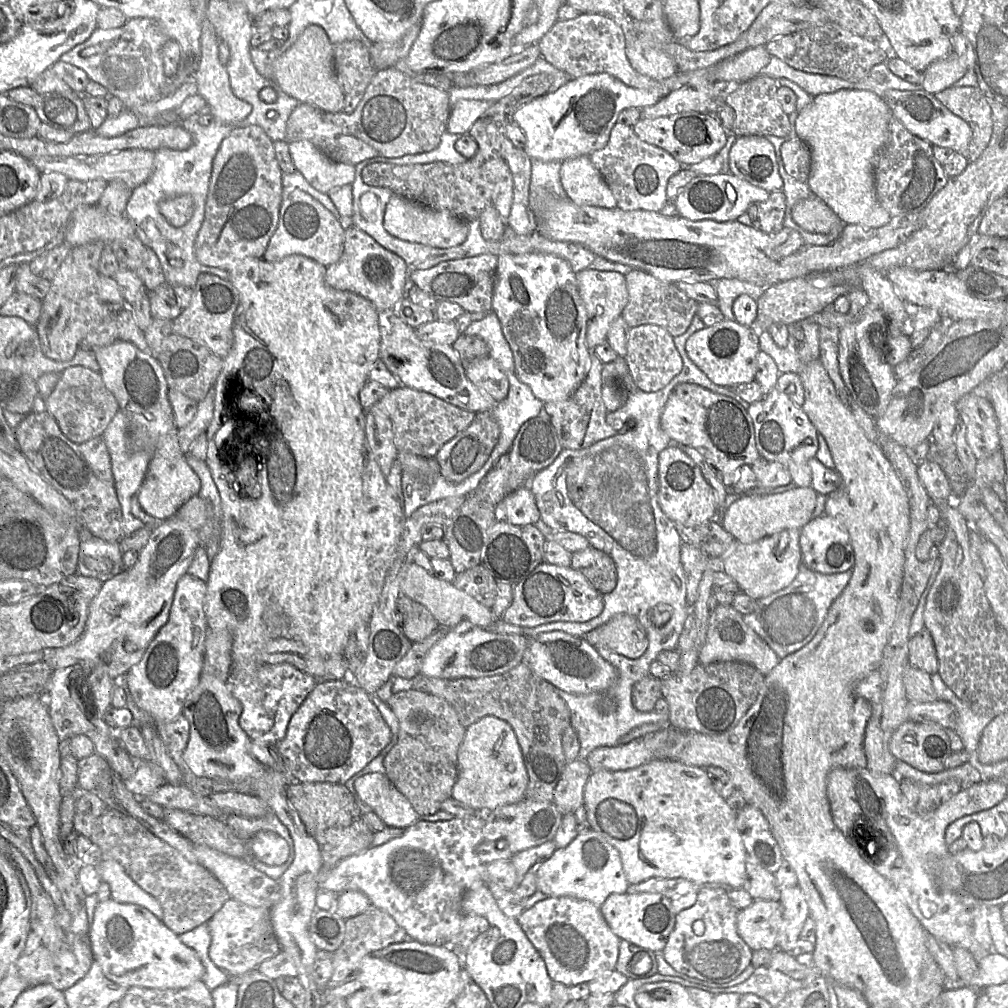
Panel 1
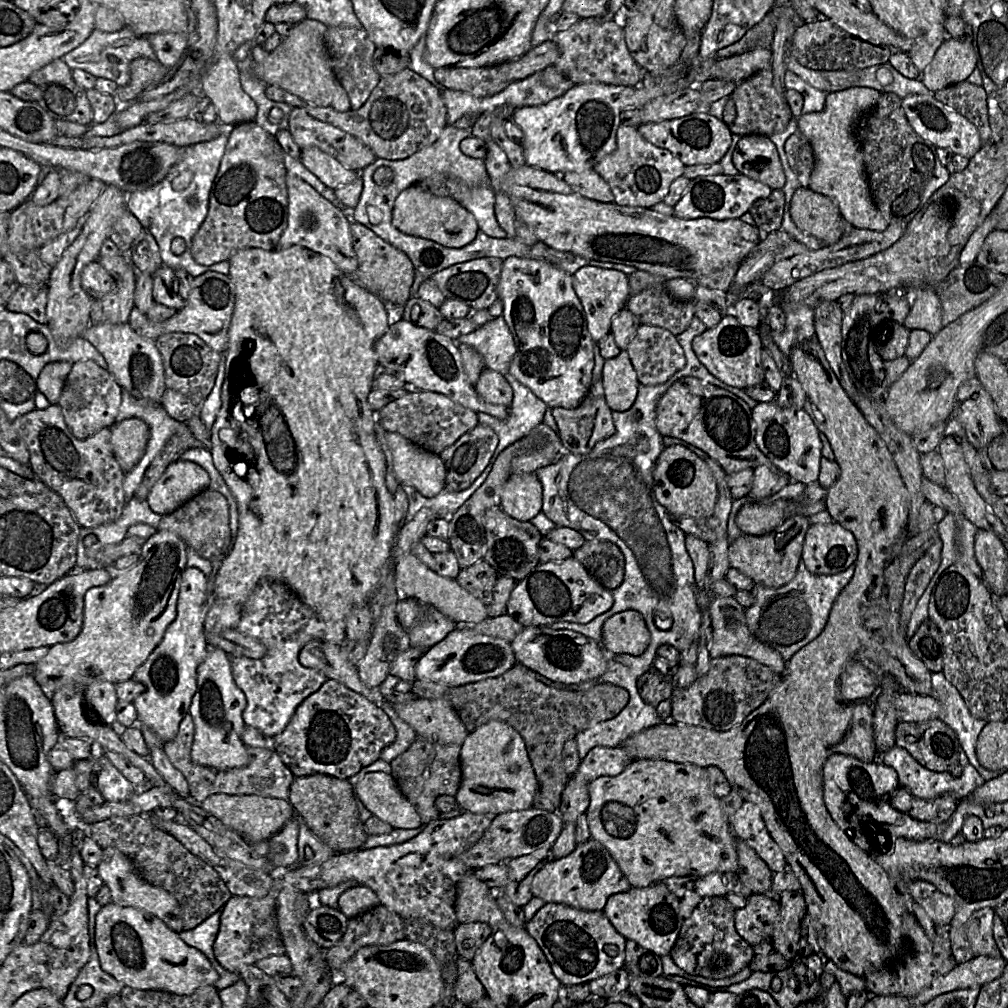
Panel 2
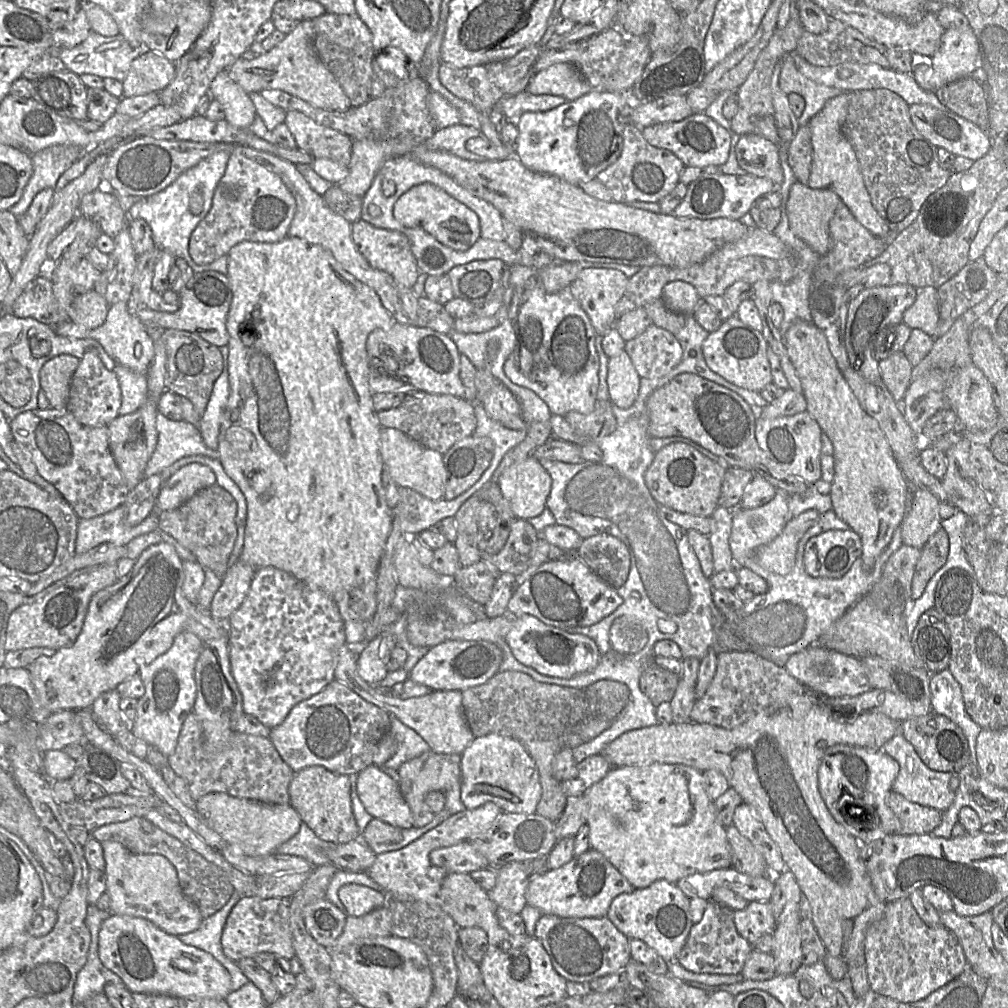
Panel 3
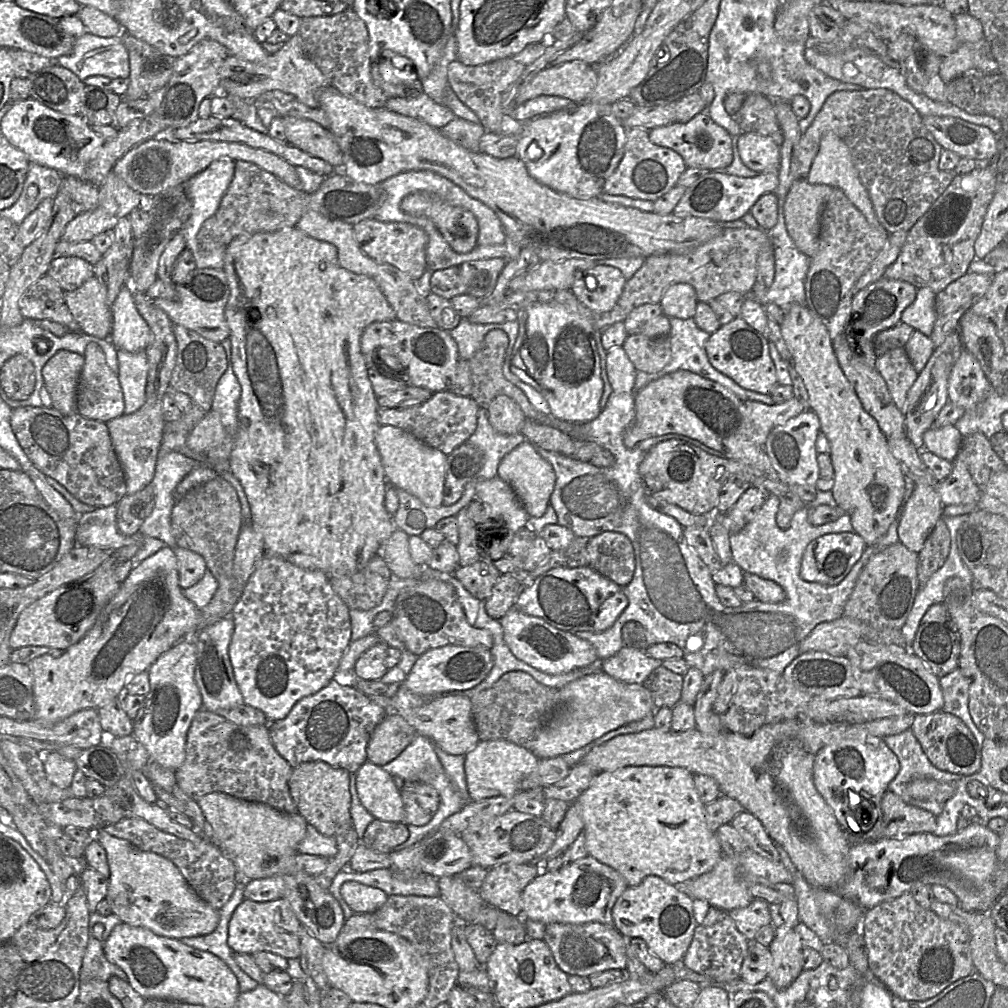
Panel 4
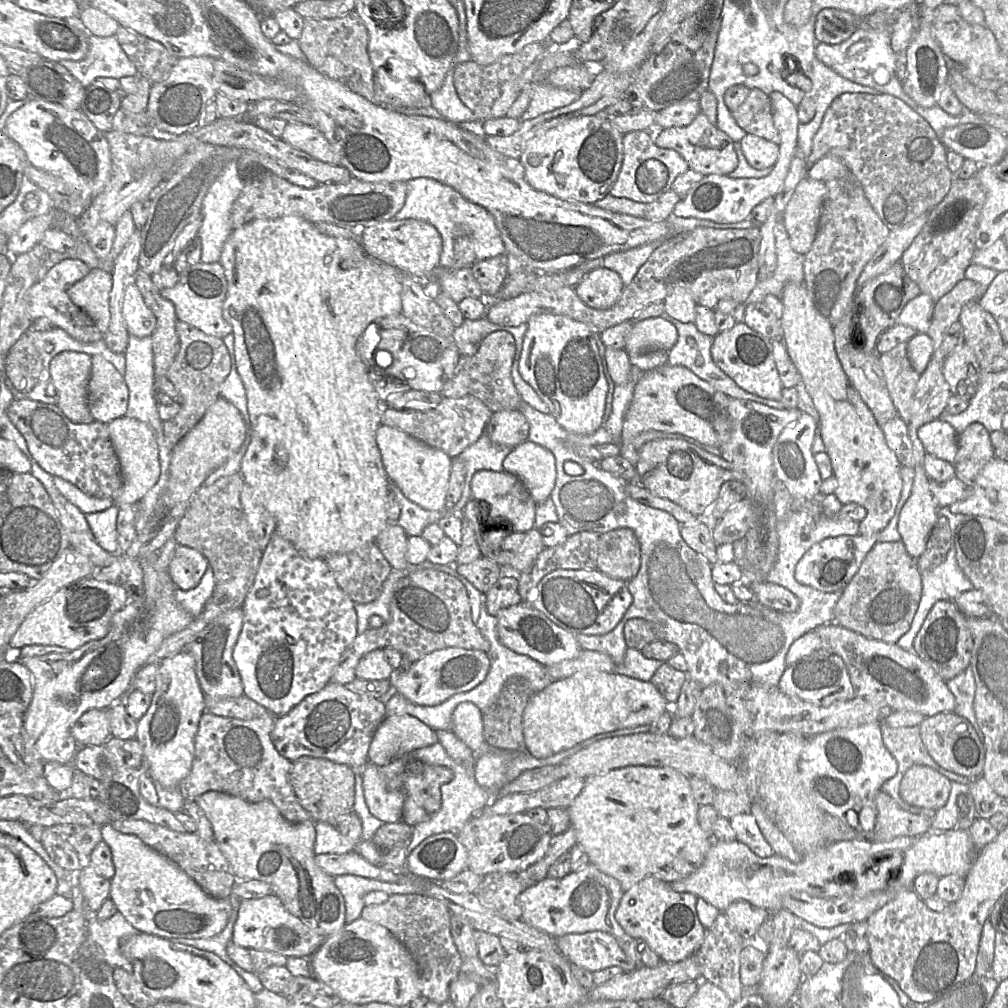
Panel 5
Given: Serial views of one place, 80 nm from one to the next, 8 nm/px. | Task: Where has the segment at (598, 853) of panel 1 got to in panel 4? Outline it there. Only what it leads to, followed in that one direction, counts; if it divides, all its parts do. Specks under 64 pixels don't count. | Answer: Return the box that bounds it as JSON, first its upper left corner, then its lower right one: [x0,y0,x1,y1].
[522,855,628,927]

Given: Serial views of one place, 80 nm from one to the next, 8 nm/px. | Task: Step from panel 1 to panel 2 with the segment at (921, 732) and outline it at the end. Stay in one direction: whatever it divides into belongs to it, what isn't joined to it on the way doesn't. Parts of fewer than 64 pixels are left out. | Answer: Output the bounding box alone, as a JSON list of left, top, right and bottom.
[895,718,962,772]

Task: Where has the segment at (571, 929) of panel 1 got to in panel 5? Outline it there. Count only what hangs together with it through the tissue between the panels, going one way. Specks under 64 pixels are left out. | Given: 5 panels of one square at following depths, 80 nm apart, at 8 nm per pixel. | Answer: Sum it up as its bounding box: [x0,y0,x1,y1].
[555,931,637,972]

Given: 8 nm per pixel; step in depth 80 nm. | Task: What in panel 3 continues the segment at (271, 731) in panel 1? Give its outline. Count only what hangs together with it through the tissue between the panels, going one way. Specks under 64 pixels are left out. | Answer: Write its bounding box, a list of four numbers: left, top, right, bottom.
[226,566,346,729]

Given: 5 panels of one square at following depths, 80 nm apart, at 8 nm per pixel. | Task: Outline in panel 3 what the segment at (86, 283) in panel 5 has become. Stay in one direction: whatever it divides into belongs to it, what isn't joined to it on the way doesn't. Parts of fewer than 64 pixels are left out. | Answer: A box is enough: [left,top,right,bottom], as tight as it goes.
[72,289,109,329]

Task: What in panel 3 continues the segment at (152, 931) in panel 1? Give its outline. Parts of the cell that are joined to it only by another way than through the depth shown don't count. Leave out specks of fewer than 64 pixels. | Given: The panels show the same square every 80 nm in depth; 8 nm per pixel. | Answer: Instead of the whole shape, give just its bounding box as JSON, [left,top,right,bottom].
[99,914,232,999]

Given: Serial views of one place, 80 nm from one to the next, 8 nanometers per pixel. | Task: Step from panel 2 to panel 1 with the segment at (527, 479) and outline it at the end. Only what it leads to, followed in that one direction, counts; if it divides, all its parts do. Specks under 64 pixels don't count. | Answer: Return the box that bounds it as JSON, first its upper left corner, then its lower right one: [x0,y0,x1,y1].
[496,486,541,526]

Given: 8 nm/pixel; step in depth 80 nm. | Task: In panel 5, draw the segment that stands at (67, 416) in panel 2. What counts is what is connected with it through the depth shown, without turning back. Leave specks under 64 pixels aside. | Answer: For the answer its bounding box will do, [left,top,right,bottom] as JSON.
[87,354,129,424]

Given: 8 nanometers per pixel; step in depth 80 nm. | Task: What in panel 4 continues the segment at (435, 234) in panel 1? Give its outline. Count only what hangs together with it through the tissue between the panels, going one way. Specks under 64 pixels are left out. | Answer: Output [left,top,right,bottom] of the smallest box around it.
[400,191,477,253]

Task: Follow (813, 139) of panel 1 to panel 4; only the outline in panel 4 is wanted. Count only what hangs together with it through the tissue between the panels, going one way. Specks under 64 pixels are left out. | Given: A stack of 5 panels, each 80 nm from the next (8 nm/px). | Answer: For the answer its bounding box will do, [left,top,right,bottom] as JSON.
[806,131,882,225]

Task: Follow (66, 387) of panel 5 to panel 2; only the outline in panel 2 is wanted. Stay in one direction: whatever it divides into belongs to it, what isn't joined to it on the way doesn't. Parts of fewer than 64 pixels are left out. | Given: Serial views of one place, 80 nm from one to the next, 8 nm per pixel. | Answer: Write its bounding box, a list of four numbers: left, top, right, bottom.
[35,361,73,405]

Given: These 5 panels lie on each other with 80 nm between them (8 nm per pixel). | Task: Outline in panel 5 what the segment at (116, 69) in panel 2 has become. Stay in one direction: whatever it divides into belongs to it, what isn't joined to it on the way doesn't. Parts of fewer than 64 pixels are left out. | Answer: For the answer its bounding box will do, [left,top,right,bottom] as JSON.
[59,35,137,88]

